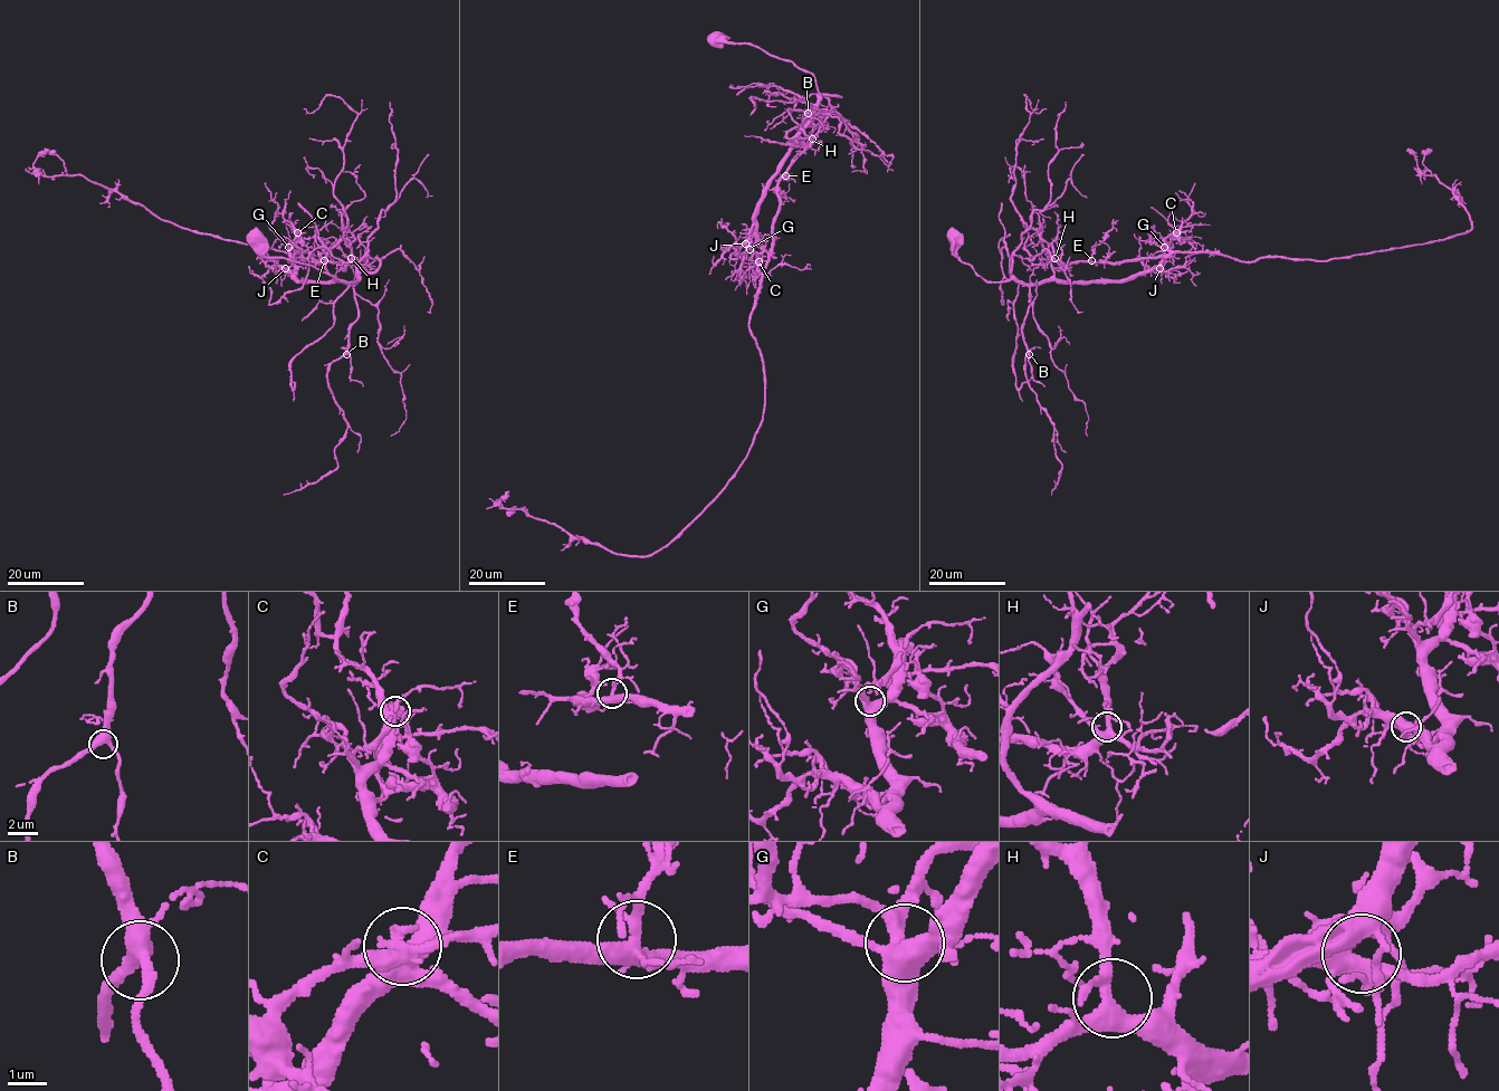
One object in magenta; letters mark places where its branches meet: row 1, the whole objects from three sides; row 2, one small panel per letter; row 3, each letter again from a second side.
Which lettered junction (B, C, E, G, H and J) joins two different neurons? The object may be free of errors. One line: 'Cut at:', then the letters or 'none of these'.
Cut at: C

